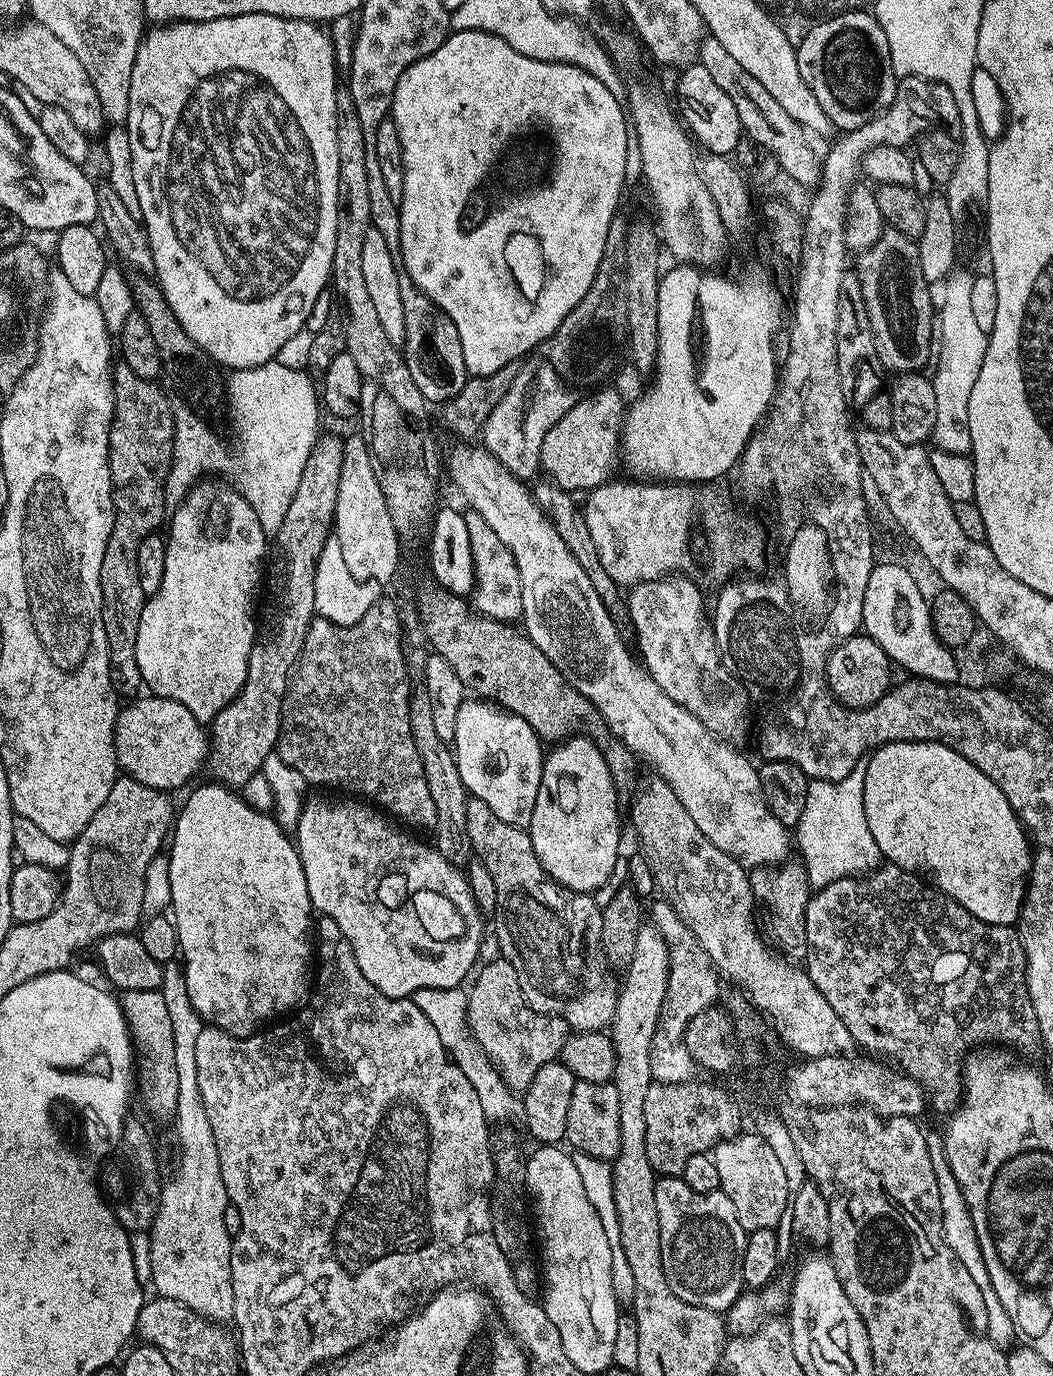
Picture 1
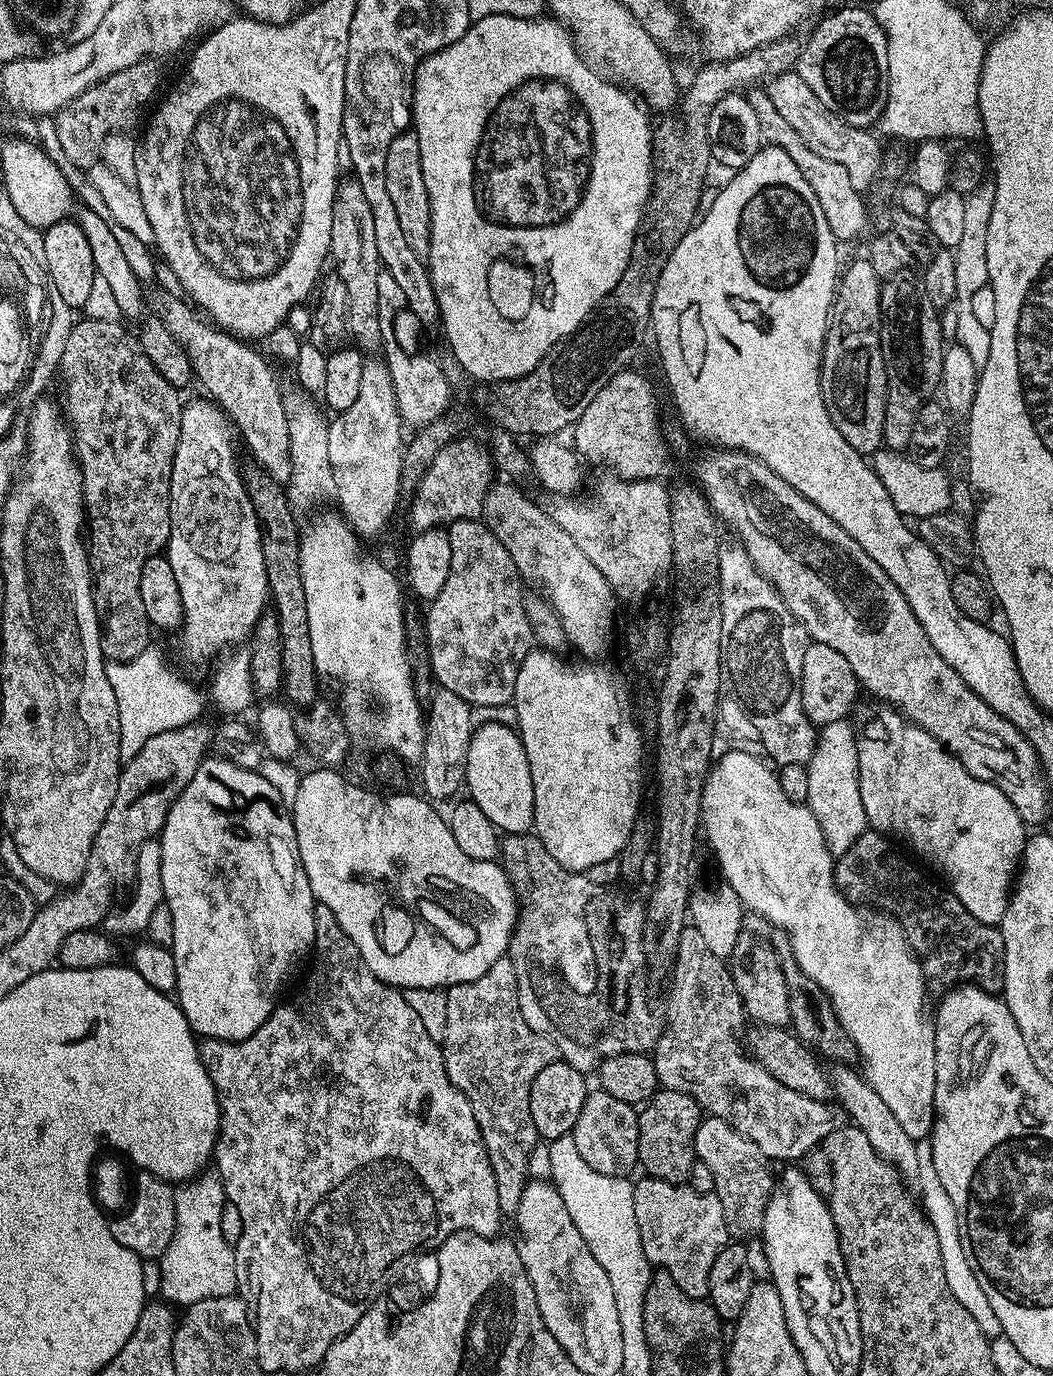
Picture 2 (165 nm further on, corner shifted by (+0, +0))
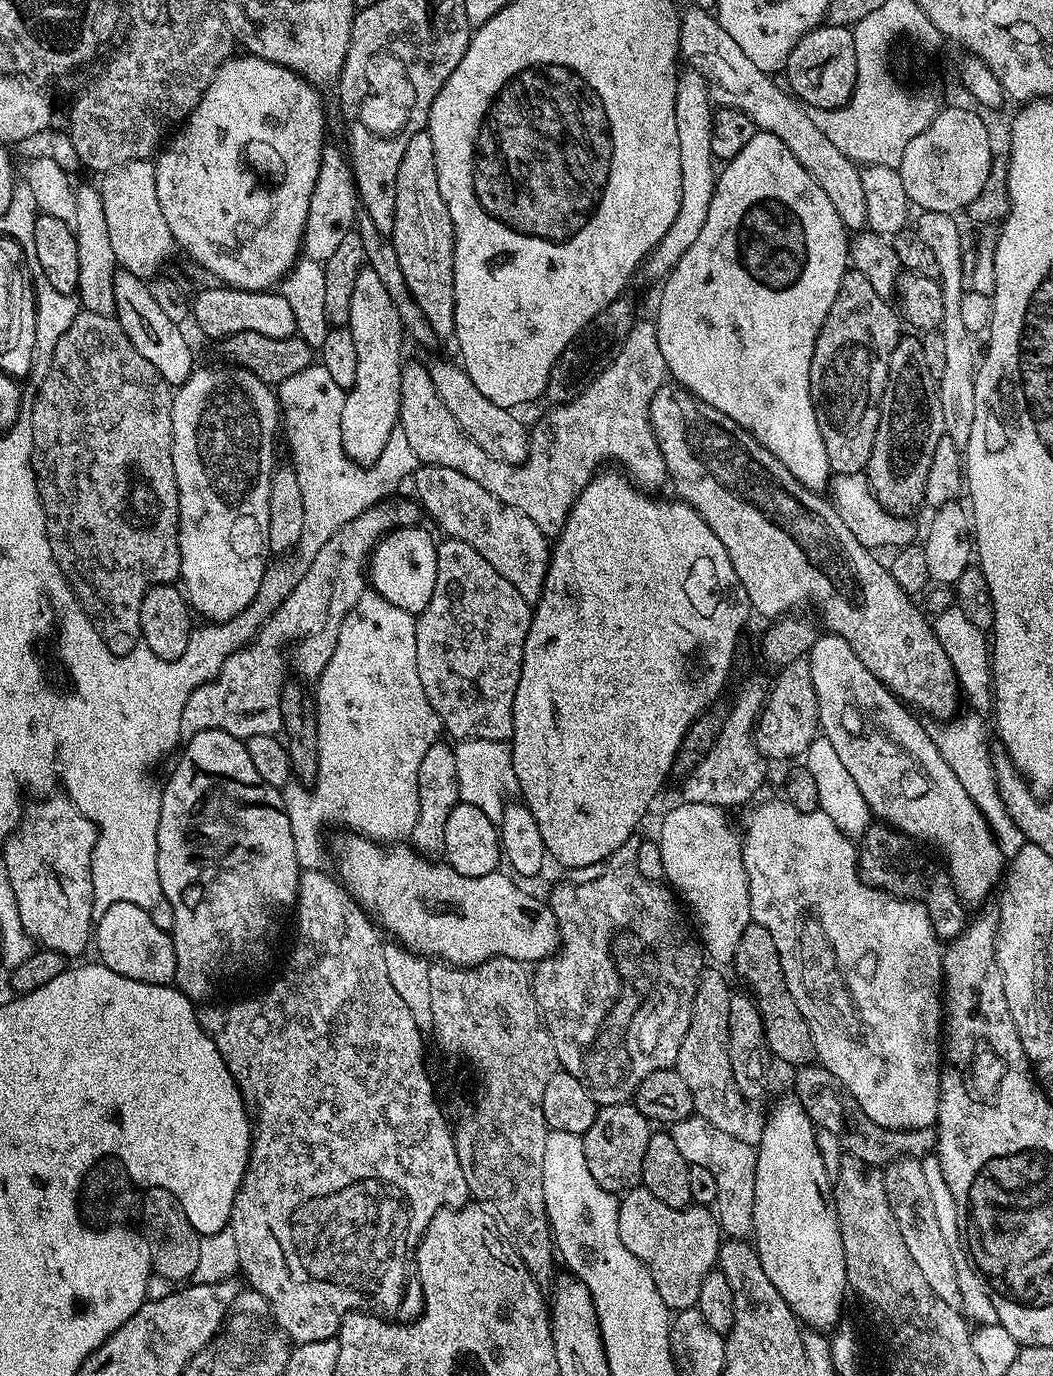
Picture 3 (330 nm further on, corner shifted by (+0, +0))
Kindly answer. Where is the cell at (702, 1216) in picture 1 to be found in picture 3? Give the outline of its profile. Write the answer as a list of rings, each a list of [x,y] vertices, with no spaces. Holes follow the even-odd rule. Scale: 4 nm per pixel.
[[[643,1186],[629,1188],[619,1197],[618,1234],[622,1238],[622,1246],[634,1254],[650,1270],[650,1278],[654,1278],[654,1286],[658,1286],[658,1294],[662,1294],[662,1302],[670,1310],[695,1308],[698,1293],[702,1291],[702,1278],[710,1274],[717,1267],[720,1259],[720,1245],[722,1233],[720,1221],[707,1207],[689,1206],[686,1208],[671,1208],[666,1202],[658,1202],[654,1194]]]

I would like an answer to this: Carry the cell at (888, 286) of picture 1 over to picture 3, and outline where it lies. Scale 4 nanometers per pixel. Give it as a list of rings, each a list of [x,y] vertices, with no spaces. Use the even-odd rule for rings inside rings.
[[[901,335],[894,354],[890,354],[888,381],[880,399],[880,421],[866,475],[876,501],[889,514],[912,514],[908,512],[924,504],[930,458],[934,458],[934,449],[944,437],[942,402],[938,402],[937,381],[932,379],[930,370],[926,370],[923,345],[919,335]]]

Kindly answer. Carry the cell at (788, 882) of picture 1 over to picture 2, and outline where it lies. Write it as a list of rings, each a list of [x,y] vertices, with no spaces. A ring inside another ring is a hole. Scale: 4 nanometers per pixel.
[[[756,912],[745,914],[730,957],[730,971],[747,1019],[765,1028],[783,1028],[790,1021],[790,994],[778,954],[772,946],[773,935],[774,929],[766,918]]]

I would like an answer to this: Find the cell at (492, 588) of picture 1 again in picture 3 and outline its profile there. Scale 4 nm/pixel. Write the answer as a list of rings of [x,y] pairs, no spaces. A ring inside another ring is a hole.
[[[451,538],[441,539],[436,545],[436,557],[438,558],[438,574],[434,582],[434,594],[430,594],[430,602],[426,610],[422,610],[416,616],[416,661],[418,662],[418,678],[422,678],[422,690],[426,690],[426,698],[430,706],[434,706],[436,717],[440,720],[443,731],[449,732],[453,736],[451,737],[453,741],[511,741],[514,694],[518,690],[518,678],[522,674],[522,658],[526,646],[526,634],[532,625],[533,605],[527,604],[522,594],[518,594],[518,590],[514,590],[514,586],[510,586],[510,582],[506,582],[506,578],[502,578],[502,574],[498,574],[498,570],[494,570],[494,566],[490,566],[490,562],[482,558],[482,554],[478,554],[478,550],[474,550],[474,546],[466,546],[466,542]]]

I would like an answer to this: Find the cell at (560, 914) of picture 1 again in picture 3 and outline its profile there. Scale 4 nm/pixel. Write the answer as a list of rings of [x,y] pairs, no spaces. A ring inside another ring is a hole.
[[[636,834],[627,840],[608,857],[604,873],[594,882],[561,882],[546,896],[560,931],[560,943],[558,951],[539,961],[530,976],[532,993],[556,1047],[559,1067],[574,1074],[600,1106],[629,1103],[636,1087],[650,1074],[675,1065],[680,1043],[690,1026],[692,993],[706,968],[701,945],[694,942],[693,933],[690,928],[688,933],[684,925],[685,913],[677,897],[663,883],[642,878],[638,870],[640,842]]]

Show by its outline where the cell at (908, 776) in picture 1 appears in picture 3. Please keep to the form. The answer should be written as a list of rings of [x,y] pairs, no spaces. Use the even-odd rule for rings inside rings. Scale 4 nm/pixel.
[[[831,634],[817,635],[816,641],[806,655],[806,659],[810,666],[810,678],[814,682],[814,690],[818,698],[819,731],[830,742],[830,746],[834,746],[834,751],[838,754],[838,759],[842,762],[842,766],[846,766],[850,778],[854,778],[854,783],[858,786],[858,791],[862,793],[862,798],[866,798],[866,806],[871,810],[873,817],[877,821],[887,824],[889,828],[895,828],[896,831],[902,832],[906,836],[911,836],[913,841],[921,842],[920,840],[925,840],[926,843],[933,844],[944,855],[945,862],[943,861],[943,863],[946,865],[948,876],[952,879],[952,885],[955,886],[961,901],[968,906],[982,903],[991,894],[992,887],[995,884],[997,887],[1001,883],[1002,877],[1006,872],[1006,858],[1002,854],[1002,850],[992,833],[992,827],[988,825],[982,810],[974,804],[974,798],[970,798],[970,794],[966,790],[966,786],[962,786],[958,774],[954,774],[954,770],[950,770],[946,758],[942,758],[933,733],[931,731],[928,733],[915,720],[917,717],[901,701],[897,700],[896,695],[882,682],[878,682],[878,678],[874,678],[874,674],[870,674],[870,670],[866,670],[866,666],[862,666],[858,654],[854,654],[854,650],[850,650],[850,642],[846,642],[846,638]]]

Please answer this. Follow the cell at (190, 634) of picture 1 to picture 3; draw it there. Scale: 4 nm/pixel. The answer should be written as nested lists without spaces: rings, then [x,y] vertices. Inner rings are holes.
[[[235,366],[223,367],[224,368],[197,367],[192,375],[188,377],[188,380],[175,389],[172,398],[172,465],[174,466],[176,485],[178,486],[178,514],[180,515],[180,580],[182,581],[182,591],[190,605],[191,611],[195,613],[197,617],[205,616],[203,619],[208,622],[223,622],[230,618],[234,618],[242,610],[246,610],[246,606],[250,606],[254,594],[258,594],[258,590],[262,586],[264,570],[269,567],[270,564],[270,553],[268,550],[268,535],[270,534],[270,482],[272,481],[273,472],[275,472],[278,467],[278,461],[276,461],[276,432],[278,436],[278,429],[282,424],[280,402],[277,393],[274,391],[273,385],[262,382],[262,378],[258,378],[254,373],[245,368],[238,368]]]

